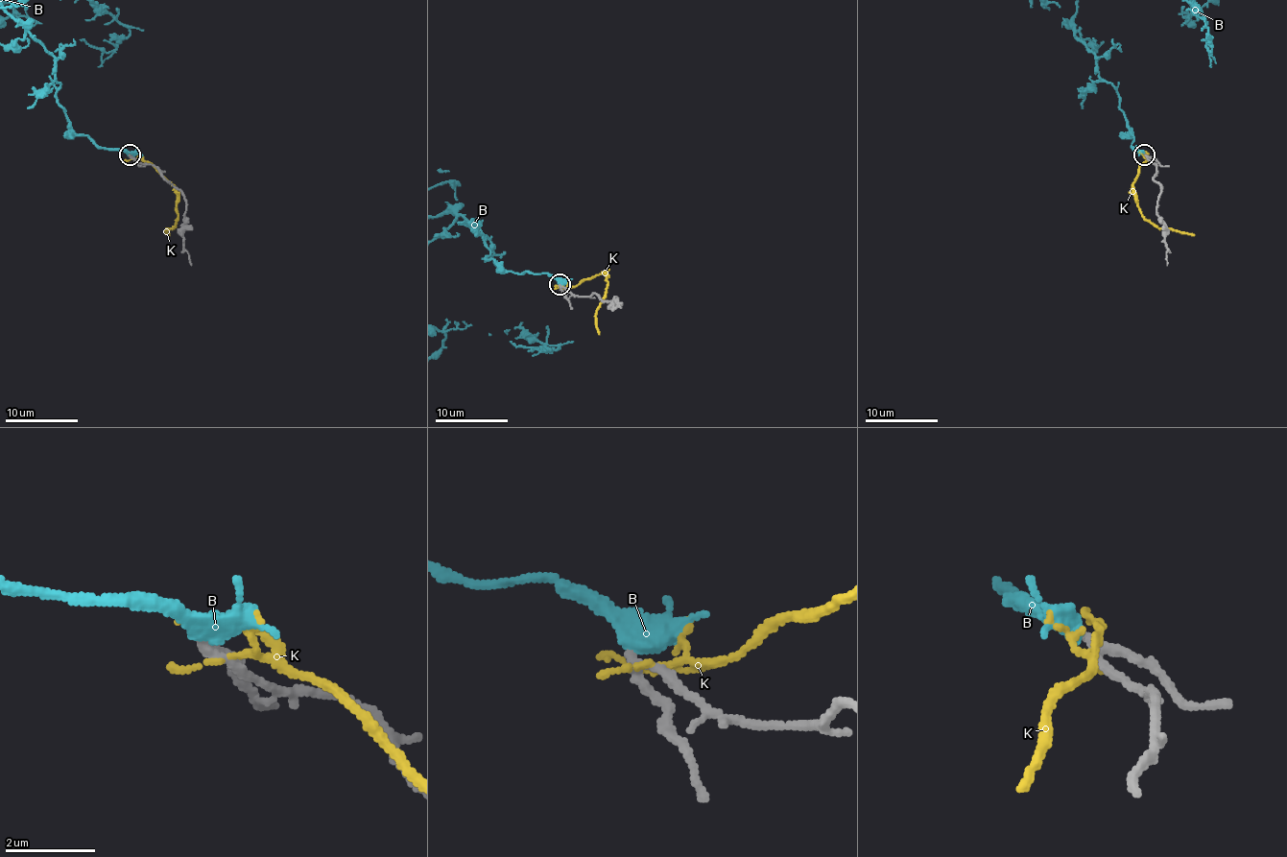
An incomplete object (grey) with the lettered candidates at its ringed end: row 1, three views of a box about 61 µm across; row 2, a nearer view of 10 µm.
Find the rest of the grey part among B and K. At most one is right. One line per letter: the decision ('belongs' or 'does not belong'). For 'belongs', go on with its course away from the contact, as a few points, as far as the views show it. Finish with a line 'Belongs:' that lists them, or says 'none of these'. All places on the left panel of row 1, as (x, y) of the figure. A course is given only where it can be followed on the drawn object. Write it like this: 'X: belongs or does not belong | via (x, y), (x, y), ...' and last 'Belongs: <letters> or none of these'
B: belongs
K: does not belong
Belongs: B

